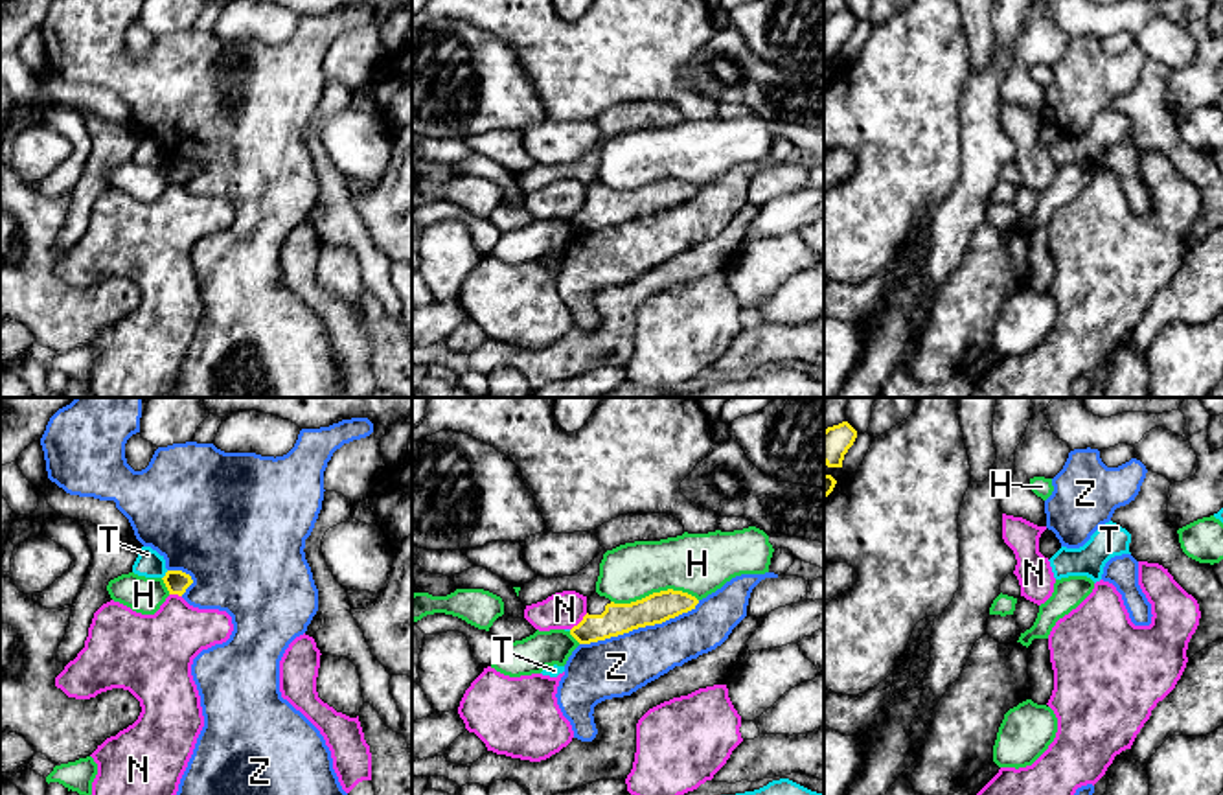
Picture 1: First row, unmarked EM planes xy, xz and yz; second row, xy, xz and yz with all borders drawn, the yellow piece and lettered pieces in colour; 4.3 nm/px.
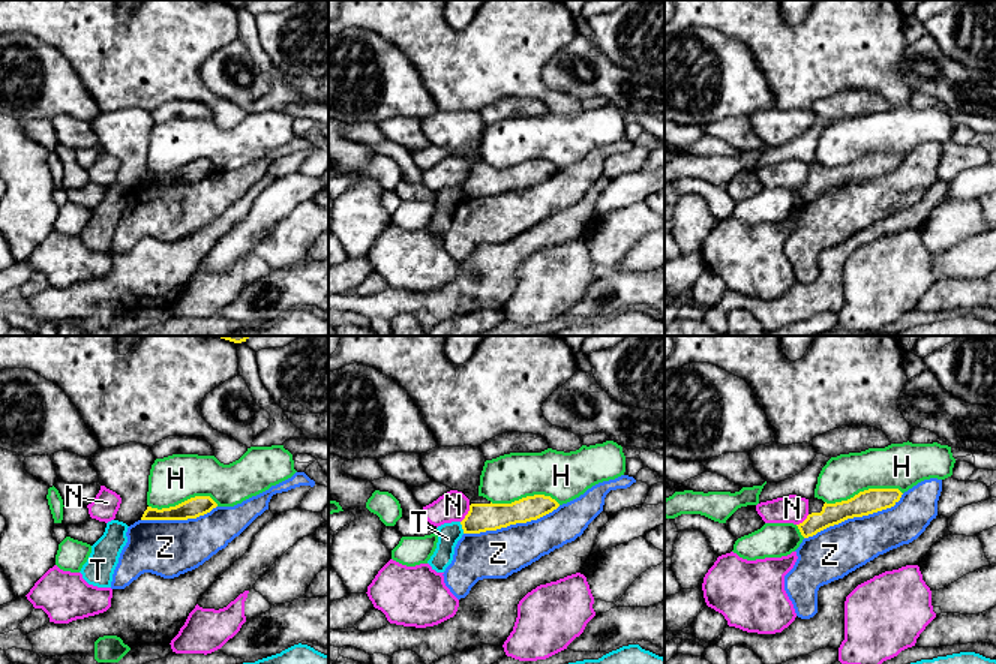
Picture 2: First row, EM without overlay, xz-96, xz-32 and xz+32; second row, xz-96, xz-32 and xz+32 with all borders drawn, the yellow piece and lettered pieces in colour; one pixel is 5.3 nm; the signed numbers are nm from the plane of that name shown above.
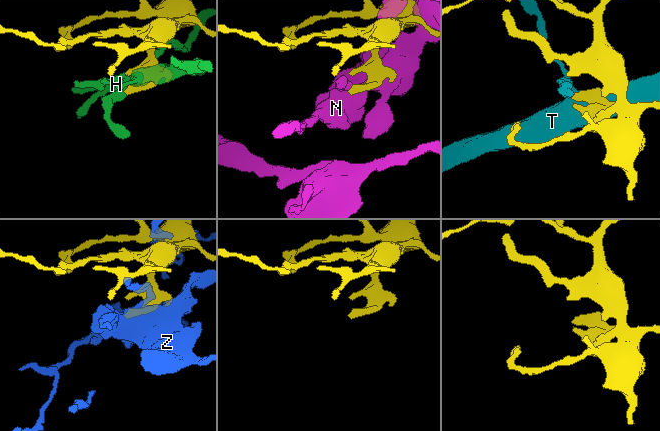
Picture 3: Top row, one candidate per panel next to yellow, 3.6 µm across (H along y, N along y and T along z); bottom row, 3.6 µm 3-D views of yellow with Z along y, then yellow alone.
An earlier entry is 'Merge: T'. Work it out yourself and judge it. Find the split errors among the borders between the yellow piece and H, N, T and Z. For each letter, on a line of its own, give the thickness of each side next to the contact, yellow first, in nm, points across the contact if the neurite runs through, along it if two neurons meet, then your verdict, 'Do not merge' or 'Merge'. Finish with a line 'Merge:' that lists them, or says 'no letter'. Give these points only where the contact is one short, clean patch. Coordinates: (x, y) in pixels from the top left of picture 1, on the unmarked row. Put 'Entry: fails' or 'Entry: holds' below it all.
H: Thickness 140 nm (yellow) against 280 nm. Do not merge
N: Thickness 140 nm (yellow) against 160 nm. Do not merge
T: Thickness 100 nm (yellow) against 120 nm. Boundary: xy (168, 159), (162, 166). Do not merge
Z: Thickness 140 nm (yellow) against 260 nm. Do not merge
Merge: no letter
Entry: fails

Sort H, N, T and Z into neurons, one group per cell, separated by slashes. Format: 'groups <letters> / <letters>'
groups H / N / T / Z

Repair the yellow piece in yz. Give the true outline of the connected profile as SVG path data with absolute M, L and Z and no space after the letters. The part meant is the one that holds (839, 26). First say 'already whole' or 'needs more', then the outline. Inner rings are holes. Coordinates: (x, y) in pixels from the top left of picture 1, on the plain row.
already whole; M842 9L824 18L824 52L828 55L842 55L844 42L853 33L857 18Z

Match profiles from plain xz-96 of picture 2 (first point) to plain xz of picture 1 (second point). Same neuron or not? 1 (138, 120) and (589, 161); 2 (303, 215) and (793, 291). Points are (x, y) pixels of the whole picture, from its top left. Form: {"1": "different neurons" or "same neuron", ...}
{"1": "different neurons", "2": "different neurons"}

